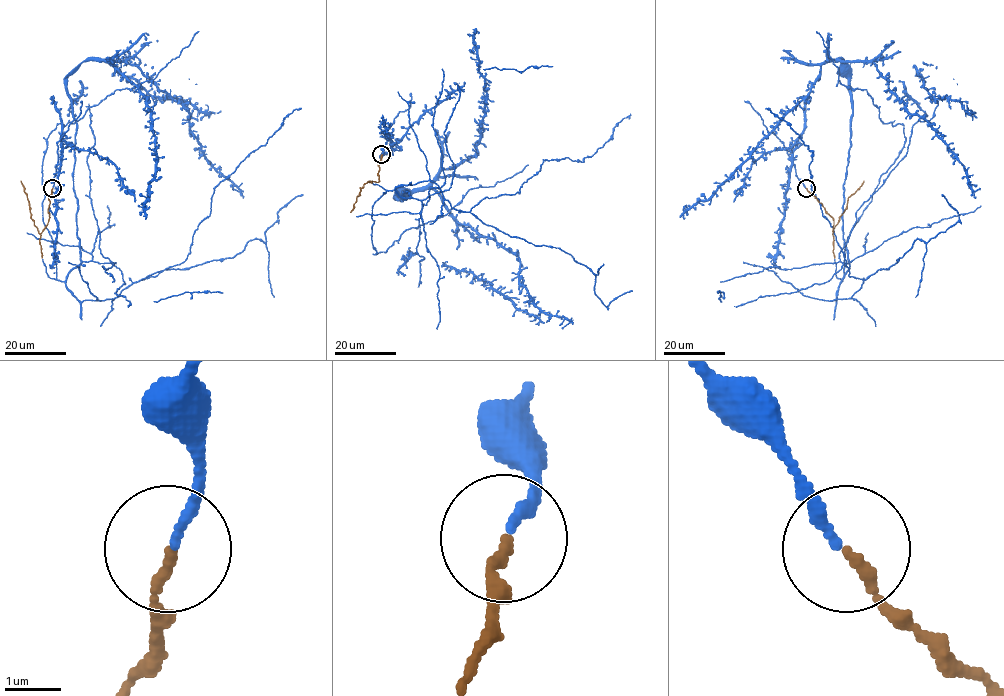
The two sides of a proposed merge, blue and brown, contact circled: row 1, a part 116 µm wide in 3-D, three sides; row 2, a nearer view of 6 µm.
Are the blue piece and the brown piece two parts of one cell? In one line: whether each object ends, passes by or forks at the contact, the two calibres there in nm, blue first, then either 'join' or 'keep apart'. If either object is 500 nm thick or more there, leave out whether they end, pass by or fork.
blue ends; brown ends; calibres 160 and 190 nm; join

